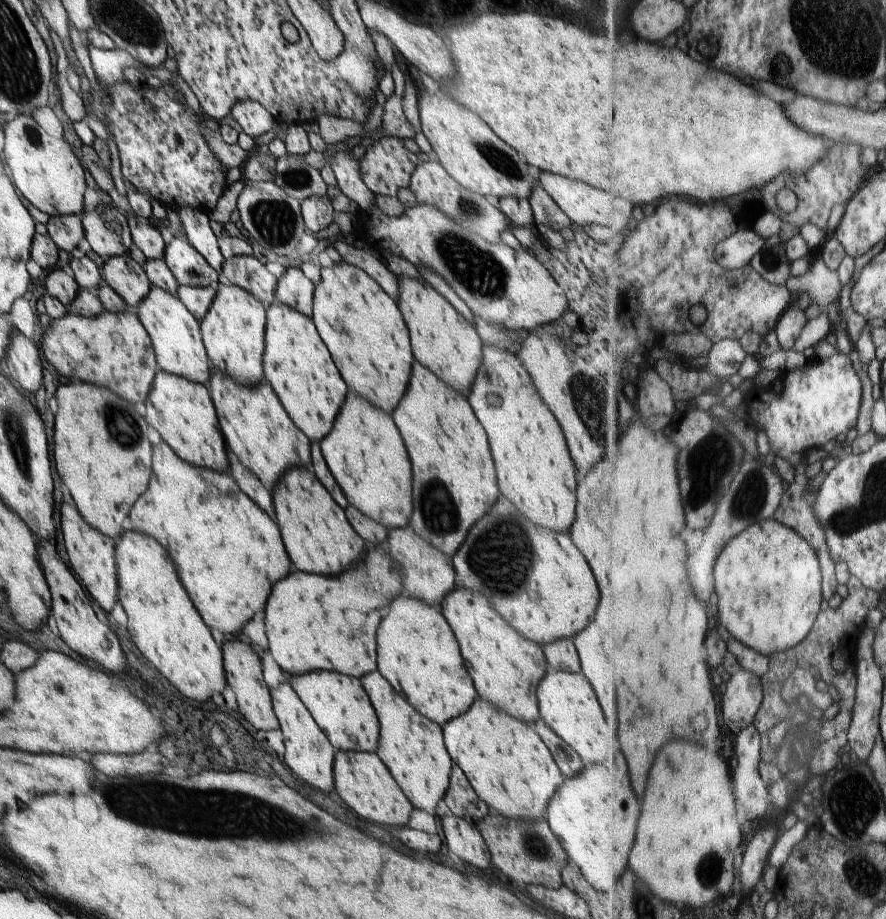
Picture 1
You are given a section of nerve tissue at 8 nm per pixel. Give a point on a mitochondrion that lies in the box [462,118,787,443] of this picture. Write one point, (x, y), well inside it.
(498, 158)

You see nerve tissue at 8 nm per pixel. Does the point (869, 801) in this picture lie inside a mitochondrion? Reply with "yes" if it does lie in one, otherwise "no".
yes

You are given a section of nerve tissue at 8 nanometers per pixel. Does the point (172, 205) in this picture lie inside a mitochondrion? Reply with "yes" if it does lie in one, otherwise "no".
no

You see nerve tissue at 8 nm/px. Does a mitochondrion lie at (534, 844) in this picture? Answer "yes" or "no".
yes

